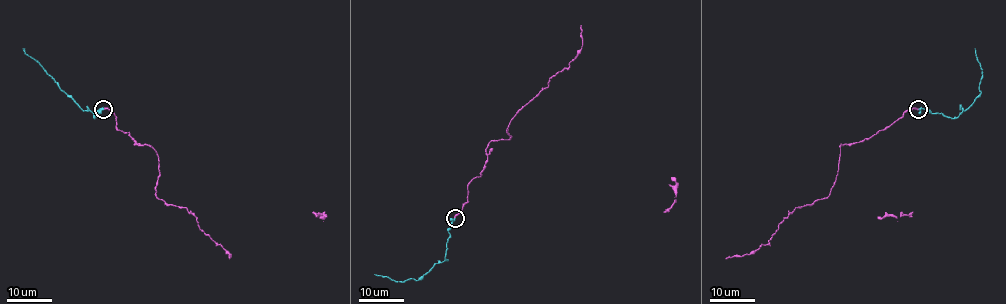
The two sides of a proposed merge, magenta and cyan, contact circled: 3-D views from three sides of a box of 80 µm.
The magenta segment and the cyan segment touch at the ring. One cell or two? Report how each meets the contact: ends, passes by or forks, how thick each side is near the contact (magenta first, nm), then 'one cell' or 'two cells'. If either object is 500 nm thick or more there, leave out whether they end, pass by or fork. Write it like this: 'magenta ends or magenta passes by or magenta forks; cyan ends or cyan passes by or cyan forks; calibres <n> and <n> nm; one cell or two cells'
magenta ends; cyan passes by; calibres 240 and 240 nm; one cell

